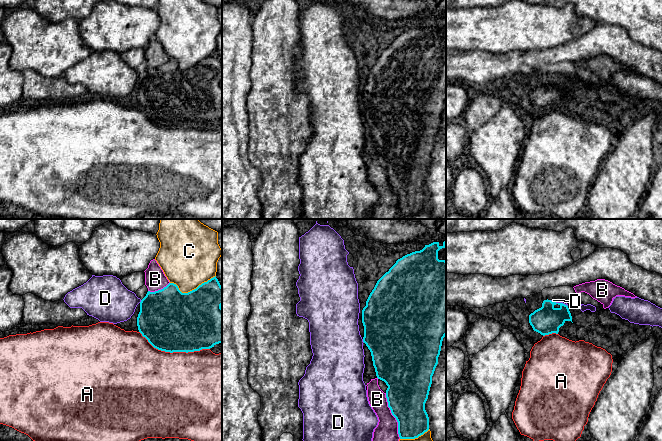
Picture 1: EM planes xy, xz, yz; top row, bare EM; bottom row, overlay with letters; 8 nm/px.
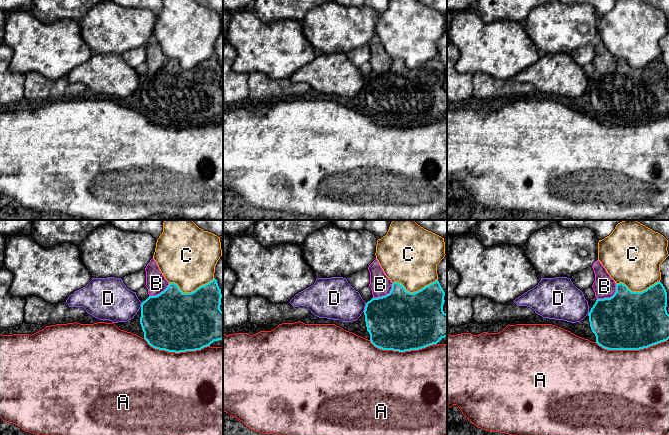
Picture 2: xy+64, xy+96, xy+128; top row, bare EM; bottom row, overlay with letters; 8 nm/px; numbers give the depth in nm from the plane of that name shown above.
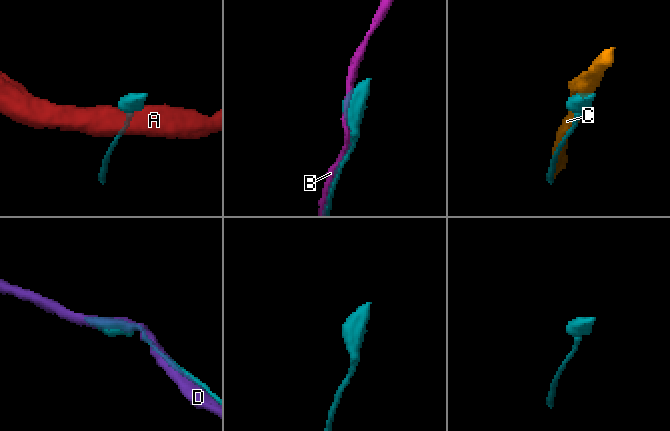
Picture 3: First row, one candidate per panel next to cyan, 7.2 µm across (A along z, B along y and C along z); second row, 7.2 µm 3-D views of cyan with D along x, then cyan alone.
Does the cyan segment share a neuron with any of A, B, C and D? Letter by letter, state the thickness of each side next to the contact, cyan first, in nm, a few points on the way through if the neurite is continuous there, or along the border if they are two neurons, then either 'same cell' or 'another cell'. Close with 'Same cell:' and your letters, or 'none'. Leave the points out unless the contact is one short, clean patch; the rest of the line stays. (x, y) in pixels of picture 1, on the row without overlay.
A: 500/480 nm | another cell
B: 340/220 nm | another cell
C: 480/440 nm | another cell
D: 220/30 nm | along yz (550, 76), (556, 79), (564, 79), (567, 82) | another cell
Same cell: none

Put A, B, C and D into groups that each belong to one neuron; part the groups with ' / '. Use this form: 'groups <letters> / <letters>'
groups A / B / C / D

